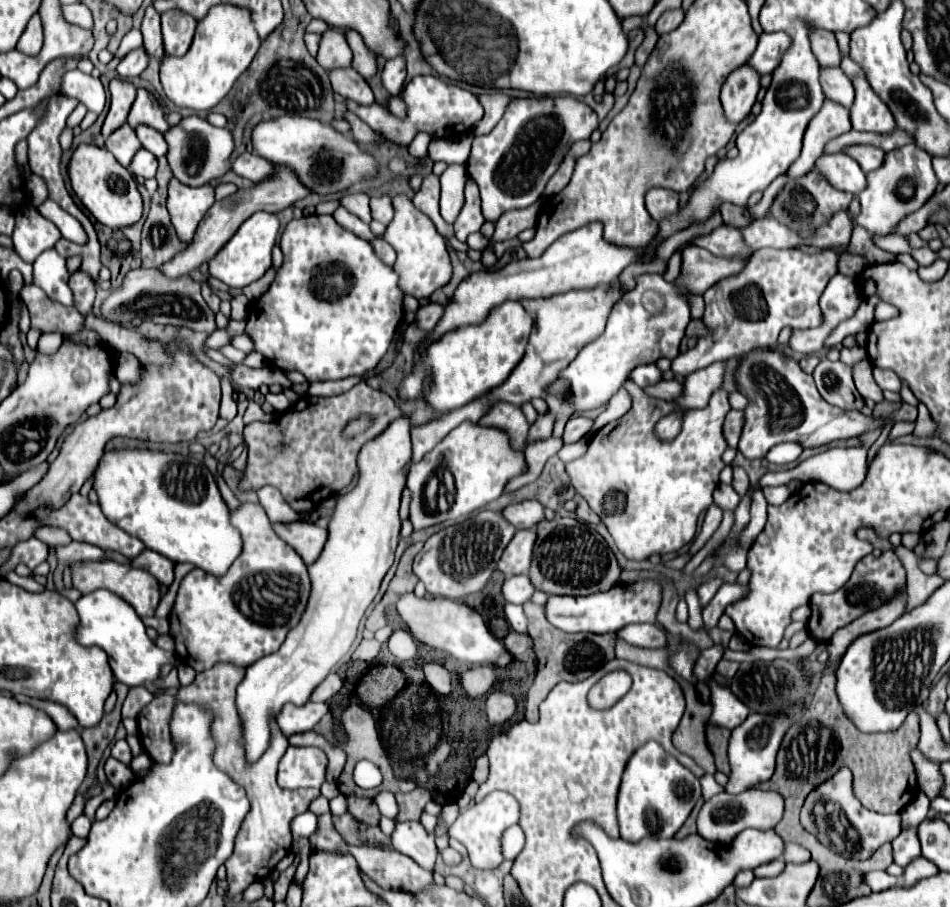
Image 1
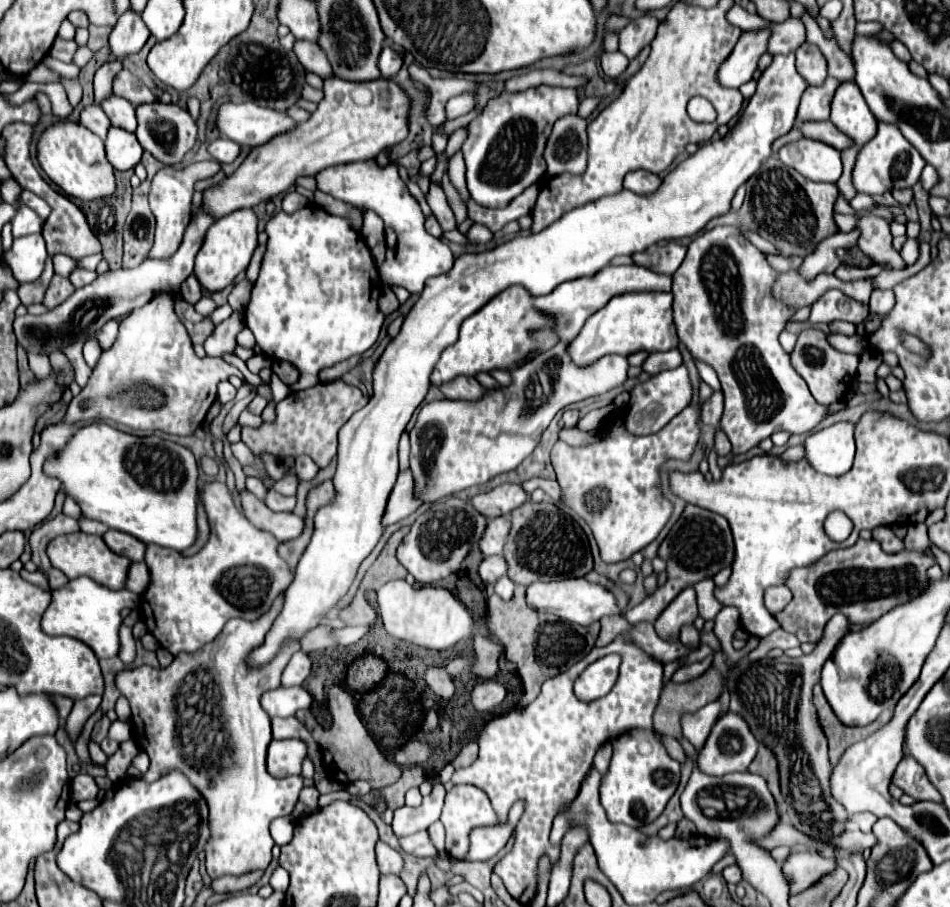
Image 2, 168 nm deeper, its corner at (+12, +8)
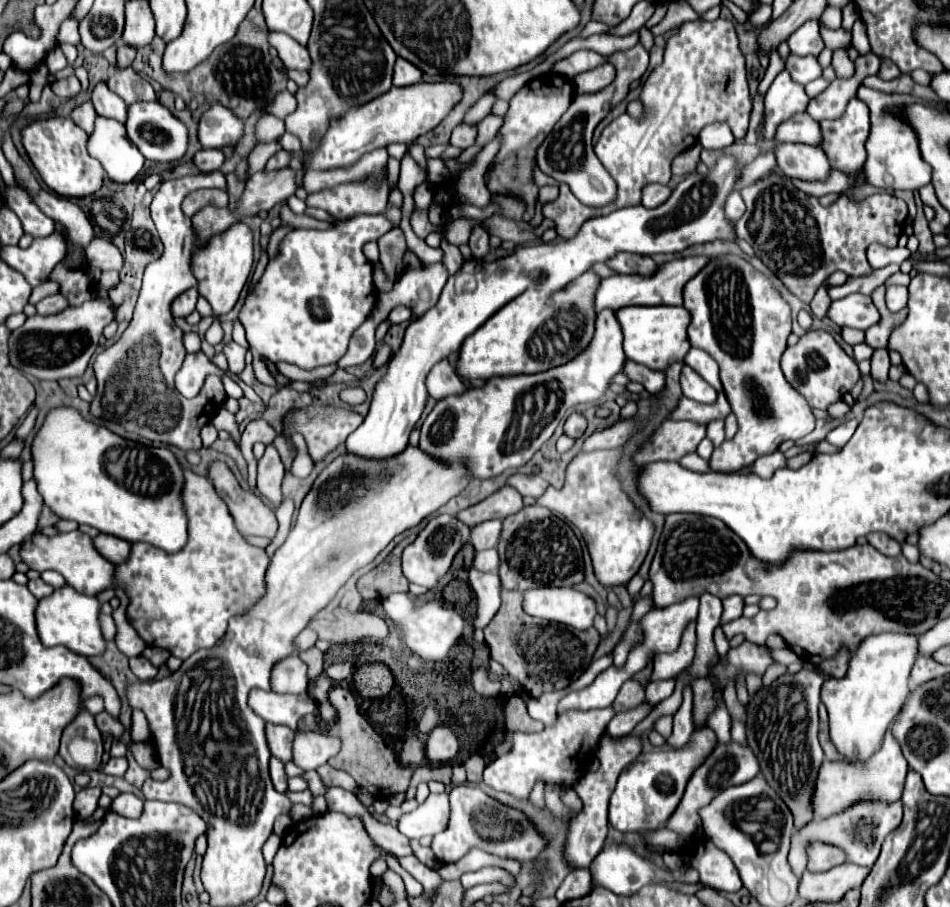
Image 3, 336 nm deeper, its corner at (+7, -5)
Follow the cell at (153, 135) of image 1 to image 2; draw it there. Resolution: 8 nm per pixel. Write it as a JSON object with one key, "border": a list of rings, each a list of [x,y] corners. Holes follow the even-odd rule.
{"border":[[[110,95],[106,101],[100,103],[100,107],[106,111],[112,125],[118,125],[130,133],[136,131],[136,111],[130,101],[120,99],[118,95]]]}

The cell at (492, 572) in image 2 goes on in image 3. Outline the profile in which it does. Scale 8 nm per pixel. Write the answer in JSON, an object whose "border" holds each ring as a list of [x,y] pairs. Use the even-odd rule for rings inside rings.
{"border":[[[485,550],[485,552],[477,552],[475,554],[475,564],[473,564],[479,572],[491,572],[497,574],[499,570],[499,554],[497,550]]]}

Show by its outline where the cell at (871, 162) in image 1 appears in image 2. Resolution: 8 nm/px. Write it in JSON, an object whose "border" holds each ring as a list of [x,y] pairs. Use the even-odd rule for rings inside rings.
{"border":[[[796,121],[794,127],[798,127],[804,137],[816,139],[816,141],[822,141],[822,143],[828,143],[828,145],[836,147],[838,151],[852,145],[852,141],[842,131],[838,131],[834,127],[834,123],[830,123],[830,121],[818,121],[818,123],[812,123],[812,121]]]}

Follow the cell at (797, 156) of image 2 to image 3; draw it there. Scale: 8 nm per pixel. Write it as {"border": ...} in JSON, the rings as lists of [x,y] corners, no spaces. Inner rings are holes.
{"border":[[[777,144],[777,162],[783,174],[807,182],[825,182],[833,170],[827,154],[817,146]]]}

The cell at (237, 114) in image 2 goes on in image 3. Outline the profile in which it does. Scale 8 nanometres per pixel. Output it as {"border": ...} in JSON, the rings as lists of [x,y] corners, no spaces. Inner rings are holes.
{"border":[[[213,102],[201,116],[199,142],[203,148],[235,148],[245,134],[243,120],[229,108]]]}

